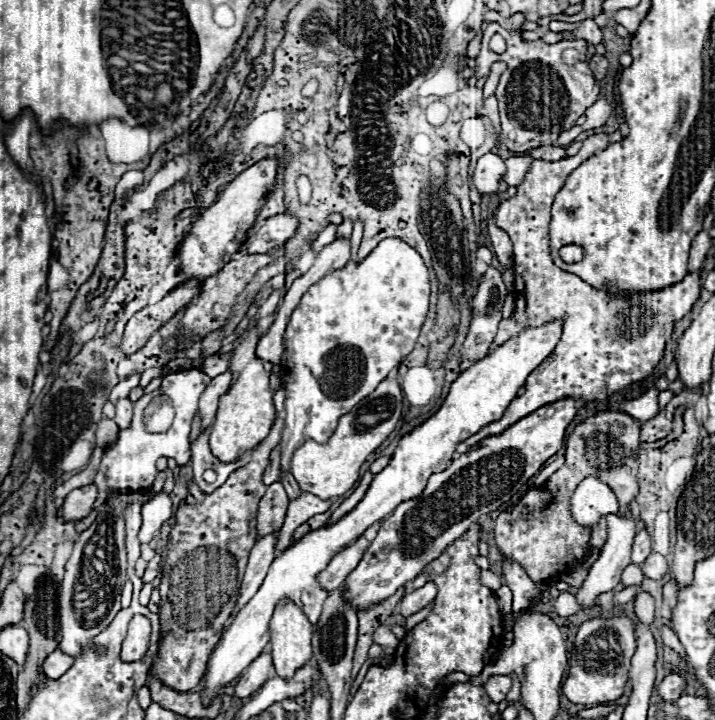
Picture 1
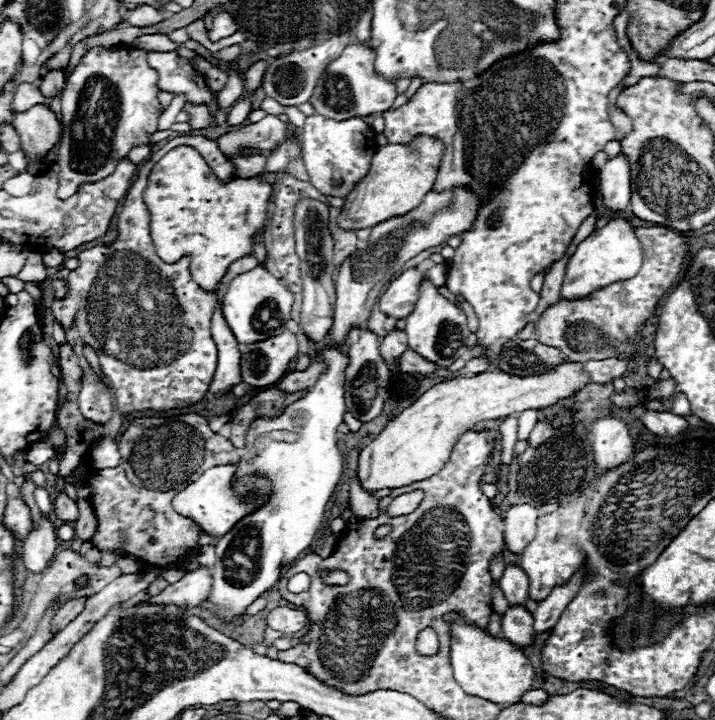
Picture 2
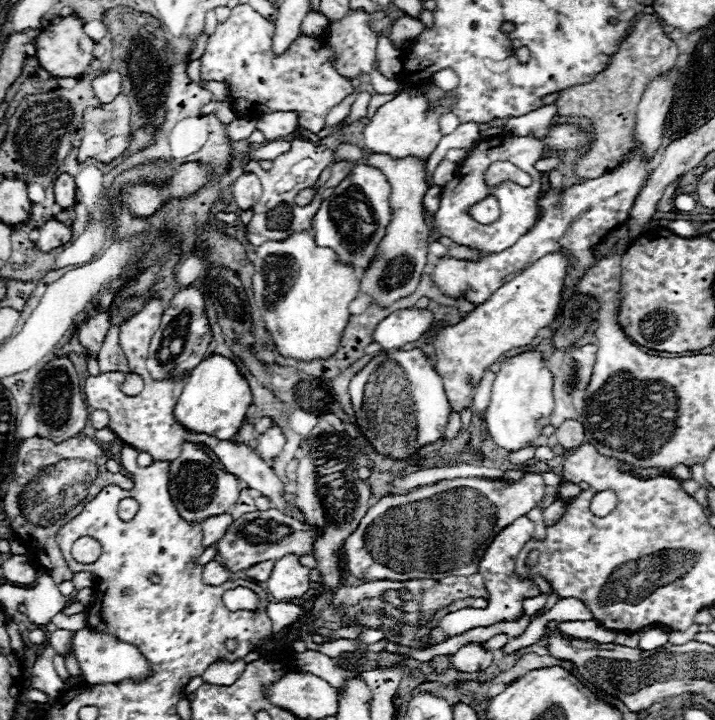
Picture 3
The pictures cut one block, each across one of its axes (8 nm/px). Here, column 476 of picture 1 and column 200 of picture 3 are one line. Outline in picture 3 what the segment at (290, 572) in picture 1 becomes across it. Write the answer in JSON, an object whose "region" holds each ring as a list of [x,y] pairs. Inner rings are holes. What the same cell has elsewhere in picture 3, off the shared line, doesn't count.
{"region":[[[210,354],[190,372],[184,390],[176,402],[174,416],[182,426],[194,432],[204,432],[220,440],[230,440],[242,426],[250,404],[252,404],[252,390],[246,378],[240,374],[238,366],[226,356]]]}

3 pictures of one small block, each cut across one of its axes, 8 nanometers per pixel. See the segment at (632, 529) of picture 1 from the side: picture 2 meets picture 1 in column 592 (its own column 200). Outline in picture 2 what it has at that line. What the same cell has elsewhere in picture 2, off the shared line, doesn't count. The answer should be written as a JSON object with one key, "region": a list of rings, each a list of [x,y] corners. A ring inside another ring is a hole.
{"region":[[[198,566],[194,570],[188,570],[178,582],[170,584],[160,594],[148,598],[148,602],[154,604],[174,604],[174,606],[202,606],[202,602],[208,598],[212,586],[212,574],[206,566]]]}

